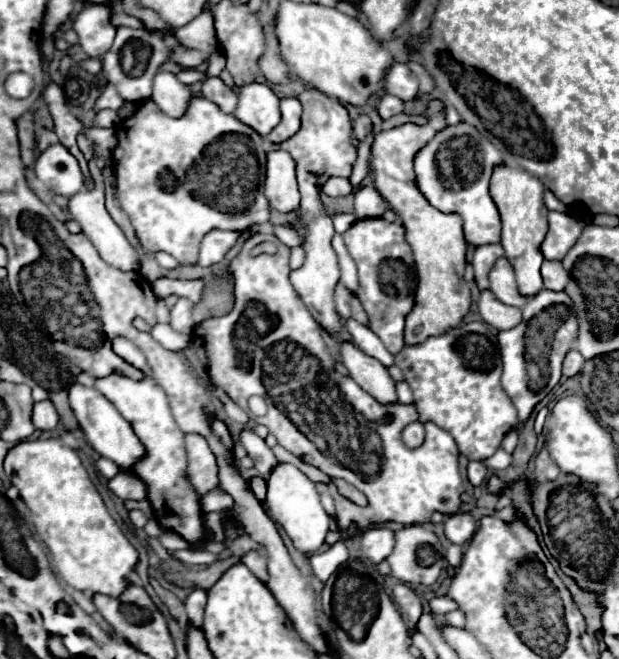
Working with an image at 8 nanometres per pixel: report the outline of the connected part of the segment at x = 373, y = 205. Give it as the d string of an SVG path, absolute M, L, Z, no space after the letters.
M365 185L355 193L355 217L357 219L369 219L369 217L381 217L389 205L383 201L383 197L377 193L373 185Z

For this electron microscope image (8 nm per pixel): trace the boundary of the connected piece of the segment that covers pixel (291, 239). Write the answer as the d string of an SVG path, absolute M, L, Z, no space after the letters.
M271 225L271 233L277 235L285 245L289 247L297 247L297 245L303 245L303 237L299 231L295 229L289 229L289 227L283 227L283 225Z

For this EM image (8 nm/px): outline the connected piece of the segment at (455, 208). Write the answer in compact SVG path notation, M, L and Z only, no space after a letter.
M461 121L437 131L435 137L415 153L415 183L423 197L441 213L457 213L463 219L465 241L473 247L499 243L501 219L489 197L489 179L493 167L503 163L501 151L483 137L473 125Z

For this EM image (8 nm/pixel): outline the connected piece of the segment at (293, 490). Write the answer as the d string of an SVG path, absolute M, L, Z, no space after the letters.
M279 463L273 467L269 479L267 479L267 499L265 505L271 513L271 519L279 523L285 533L291 537L295 549L301 553L315 553L325 543L325 535L329 533L329 515L325 513L317 489L311 479L307 479L295 465Z

